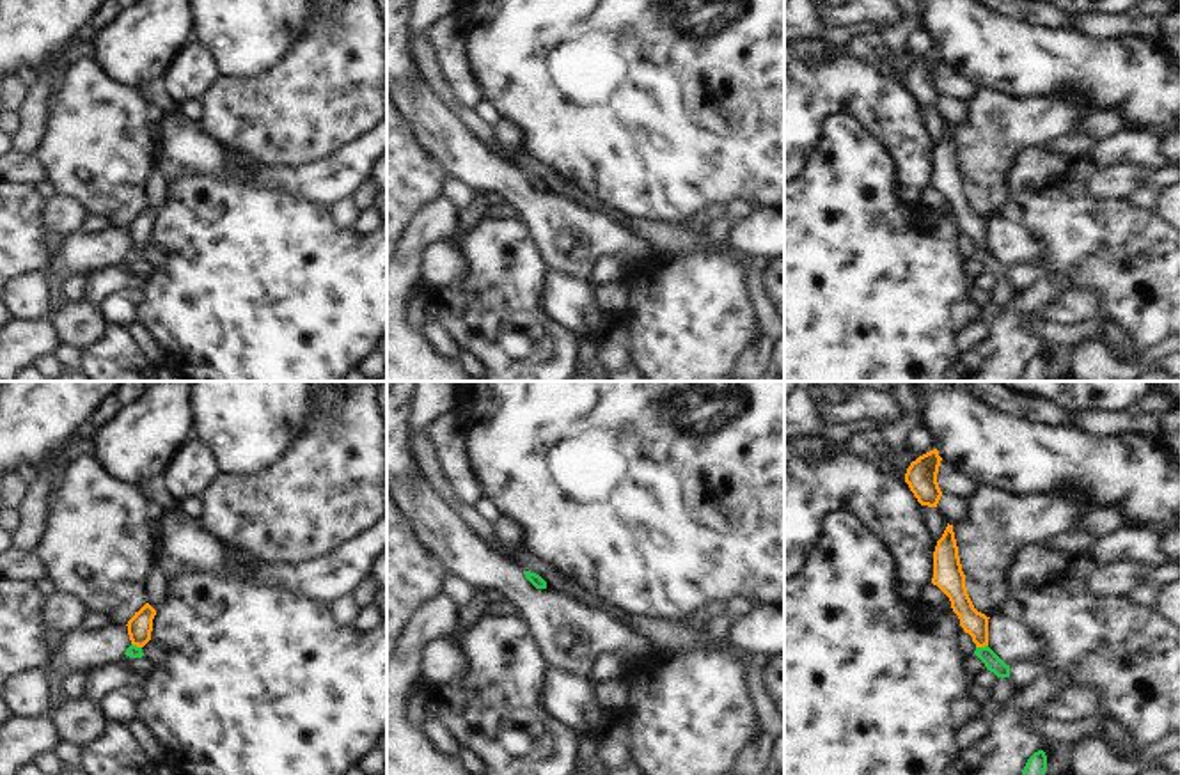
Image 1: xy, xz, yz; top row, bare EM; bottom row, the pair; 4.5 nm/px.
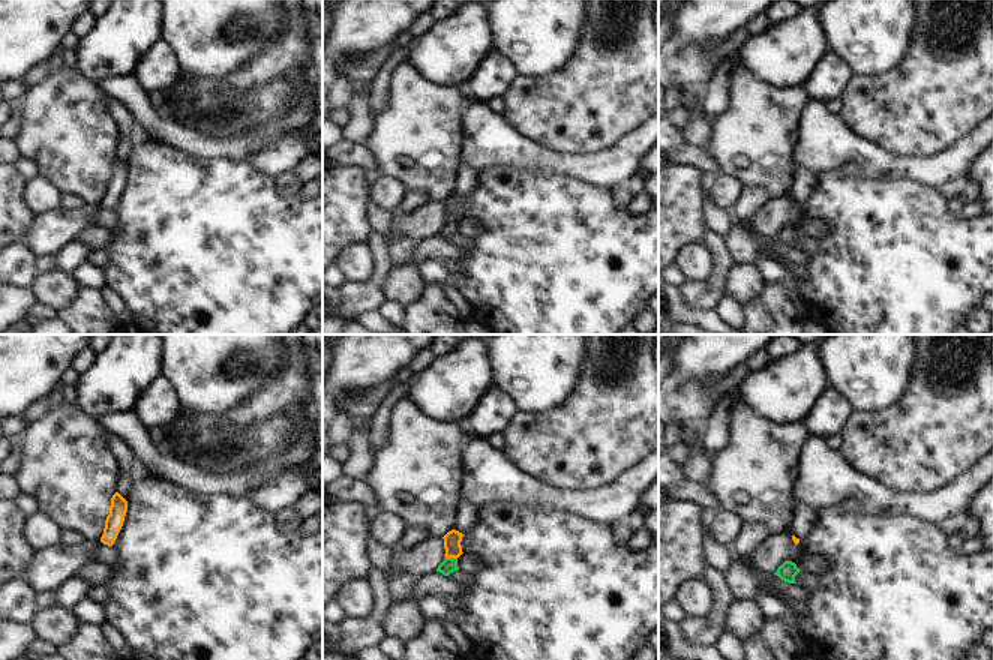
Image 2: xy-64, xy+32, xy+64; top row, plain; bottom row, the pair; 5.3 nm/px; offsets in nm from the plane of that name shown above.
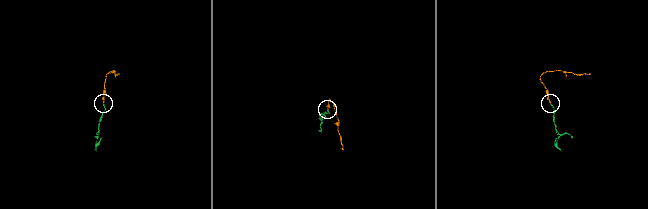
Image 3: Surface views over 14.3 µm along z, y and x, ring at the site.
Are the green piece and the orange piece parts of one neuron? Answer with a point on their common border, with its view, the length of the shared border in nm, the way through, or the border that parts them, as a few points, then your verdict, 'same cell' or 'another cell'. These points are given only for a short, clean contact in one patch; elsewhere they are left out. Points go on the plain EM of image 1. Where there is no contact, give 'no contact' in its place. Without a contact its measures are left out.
contact yz (982, 250); length 60 nm; way yz (992, 265), (982, 250), (980, 234), (975, 226); same cell

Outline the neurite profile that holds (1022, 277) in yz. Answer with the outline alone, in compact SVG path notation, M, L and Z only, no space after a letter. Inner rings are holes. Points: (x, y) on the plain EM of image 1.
M1015 264L1010 268L1010 284L1024 293L1038 284L1038 280L1047 273L1045 266L1031 266L1031 264Z

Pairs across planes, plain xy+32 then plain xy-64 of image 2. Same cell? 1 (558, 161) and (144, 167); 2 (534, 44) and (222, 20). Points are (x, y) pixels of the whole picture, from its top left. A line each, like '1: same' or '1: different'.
1: different
2: same

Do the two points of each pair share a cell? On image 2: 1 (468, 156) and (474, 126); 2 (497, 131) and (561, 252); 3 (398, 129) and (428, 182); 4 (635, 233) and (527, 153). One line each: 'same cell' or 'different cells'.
1: same cell
2: different cells
3: same cell
4: different cells

